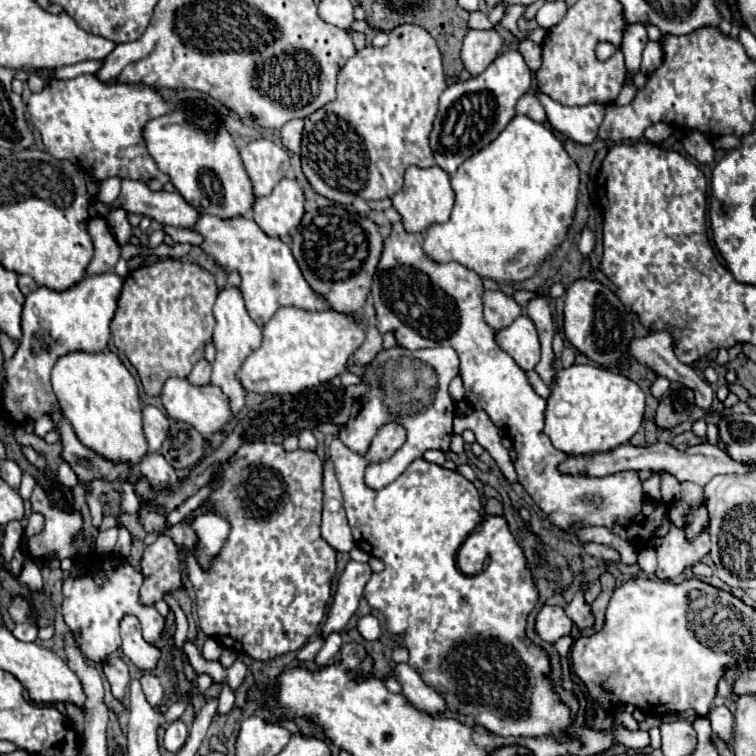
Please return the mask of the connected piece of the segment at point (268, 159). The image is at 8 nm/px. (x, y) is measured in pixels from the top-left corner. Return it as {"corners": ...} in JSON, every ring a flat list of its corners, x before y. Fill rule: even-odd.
{"corners":[[255,139,241,149,241,161,253,183,255,197,267,197,289,171,289,155,271,139]]}

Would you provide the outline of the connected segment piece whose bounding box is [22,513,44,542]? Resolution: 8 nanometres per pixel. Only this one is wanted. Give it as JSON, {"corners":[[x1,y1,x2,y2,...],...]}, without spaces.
{"corners":[[32,513,28,524,26,528,24,529,22,533,22,542,29,538,34,536,35,534,38,534,42,531,44,525,44,518,39,513]]}

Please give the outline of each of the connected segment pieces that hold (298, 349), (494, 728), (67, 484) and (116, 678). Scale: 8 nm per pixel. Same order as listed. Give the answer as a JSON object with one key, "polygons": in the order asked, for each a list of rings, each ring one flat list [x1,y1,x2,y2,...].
{"polygons":[[[281,307,263,325,263,343,245,359,239,369,239,381,245,391,253,393,301,393,341,375,347,359,363,339,365,325,357,315,347,317,333,309,311,313,297,307]],[[387,423,385,427,381,427,381,431,377,433,377,437,373,439,373,443,371,443,371,449,369,449,369,453,365,455,365,457,361,457,361,455,357,455,357,453,353,453,351,449,347,449,339,439,333,439,333,443,331,443,331,449,329,449,329,459,333,461,333,467,335,467,335,475,337,475,337,481,339,481,339,485,341,485,341,493,343,493,343,505,345,505,345,511,347,511,347,519,349,519,349,525,351,525,351,529,353,529,353,537,355,537,355,543,363,549,363,551,367,551,369,555,373,555,373,557,379,557,383,563,385,563,385,569,381,571,381,573,377,573,377,575,371,575,371,579,367,581,367,587,363,589,363,593,365,593,365,599,367,599,367,603,371,605,371,609,377,609,379,613,383,613,385,615,385,629,389,631,389,633,393,633,393,635,399,635,399,637,403,637,403,641,405,641,405,647,407,647,407,651,409,651,409,665,415,669,415,671,419,671,419,675,423,675,423,681,425,683,431,683,431,687,435,687,437,691,439,691,439,695,443,695,443,699,445,699,445,703,447,703,447,707,449,707,449,711,455,711,455,713,459,713,459,715,467,715,467,717,473,717,473,721,475,721,475,725,481,725,481,727,487,727,487,731,491,731,493,735,501,735,501,737,553,737,553,739,557,739,557,741,565,741,565,739,569,739,569,727,573,725,573,719,571,719,571,713,569,713,569,707,561,701,561,697,553,691,553,685,551,685,551,679,549,679,549,675,551,675,551,667,549,667,549,655,547,655,547,651,543,649,543,647,537,647,531,639,527,639,527,635,525,635,525,627,527,627,527,617,529,617,529,613,535,609,535,605,537,605,537,599,539,599,539,591,537,591,537,585,535,585,535,581,533,581,533,575,531,575,531,569,529,569,529,563,527,563,527,557,525,557,525,553,523,553,523,549,521,549,521,545,515,541,515,537,513,537,513,533,509,531,509,525,507,523,507,549,505,549,505,553,503,553,503,559,491,559,489,561,489,565,486,569,481,571,476,575,465,575,459,571,459,567,457,567,457,561,455,561,455,557,457,557,457,549,461,547,461,543,467,539,467,535,479,525,479,523,485,523,485,521,489,521,489,519,493,519,493,517,503,517,503,516,490,516,487,517,483,521,483,515,481,515,481,499,479,499,479,491,475,489,475,485,471,483,471,481,467,481,463,475,459,475,457,471,449,471,449,469,445,469,445,467,439,467,439,465,435,465,435,463,429,463,429,461,425,461,425,459,415,459,413,463,411,463,411,467,407,469,407,471,403,471,403,475,399,475,393,483,389,483,387,487,383,487,383,489,379,489,379,491,375,491,375,489,369,489,367,485,365,485,365,481,363,481,363,475,365,475,365,467,371,463,371,461,385,461,385,459,389,459,401,445,405,443,405,429,401,427,401,425,397,425,397,423]],[[62,461,57,469,57,482,67,490,72,489,78,482,71,466,65,461]],[[107,659,103,663,105,675,111,683,111,691,113,697,119,701,125,701,125,693,127,693,127,683,129,683,129,671,127,665,123,663,123,659]]]}

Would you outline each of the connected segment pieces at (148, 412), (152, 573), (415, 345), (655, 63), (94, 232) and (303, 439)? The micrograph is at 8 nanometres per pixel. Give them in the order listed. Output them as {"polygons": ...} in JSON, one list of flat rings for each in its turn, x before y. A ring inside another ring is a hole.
{"polygons":[[[143,407,143,433,149,445,149,451,159,451,161,443,169,433,169,419,157,407]],[[159,535,157,541,143,551,141,575,145,581,139,591,139,601,147,607,153,607,167,593,183,589,179,551,171,537]],[[401,223,393,225,371,289,377,311,377,329,381,333,393,331,397,343,409,351,431,345,449,345,457,351,461,359,459,373,465,383,465,401,473,409,481,409,489,415,491,423,499,429,503,445,511,443,509,455,519,483,551,525,561,531,569,531,571,527,607,527,637,549,655,549,659,559,657,577,663,581,675,579,687,567,701,561,709,553,709,529,703,529,693,541,689,541,685,531,669,521,669,507,643,493,635,471,617,471,615,475,605,477,563,475,559,471,559,463,567,461,569,455,555,449,543,433,547,401,533,391,525,371,519,371,515,361,499,349,493,329,483,321,481,277,455,261,445,265,435,263,425,251,421,253,421,241,421,233,407,233],[663,521,669,523,669,531,659,537,655,531]],[[661,39,647,43,647,47,645,47,645,51,643,51,641,73,651,75,651,71,655,71,655,67,659,67,661,61,663,61,663,45,661,45]],[[103,217,89,219,89,235,93,241,93,257,87,265,87,273,109,273,115,269,119,259,119,243,115,235,111,237,109,223]],[[303,429,299,433,299,447,305,451,315,451,317,449,317,439,313,437,313,433,309,429]]]}

